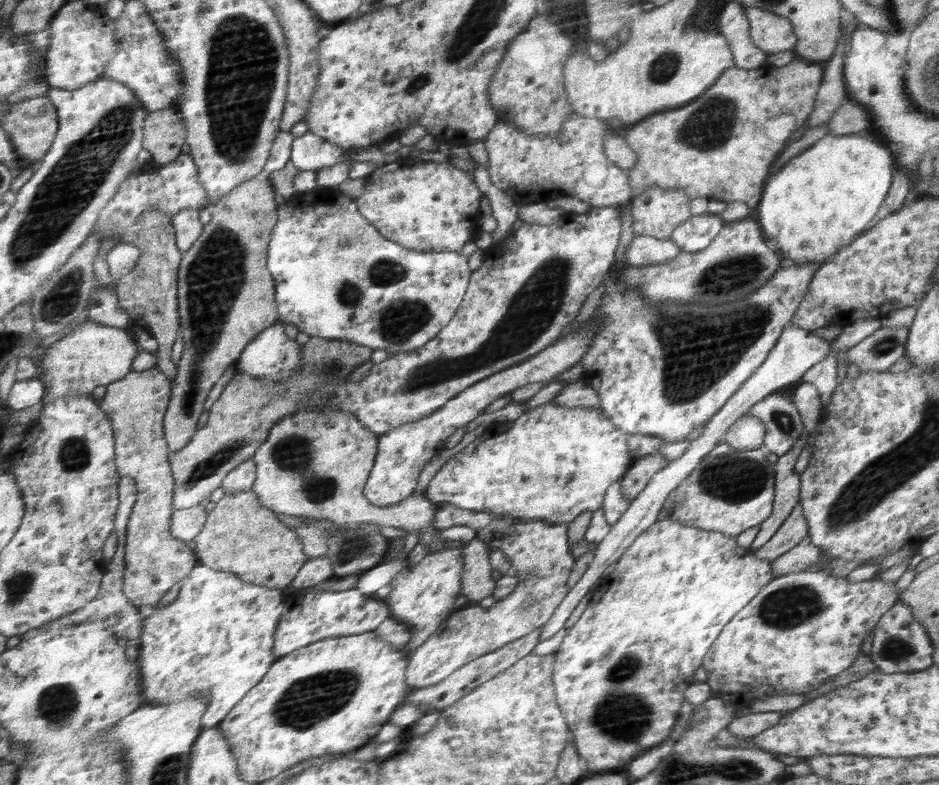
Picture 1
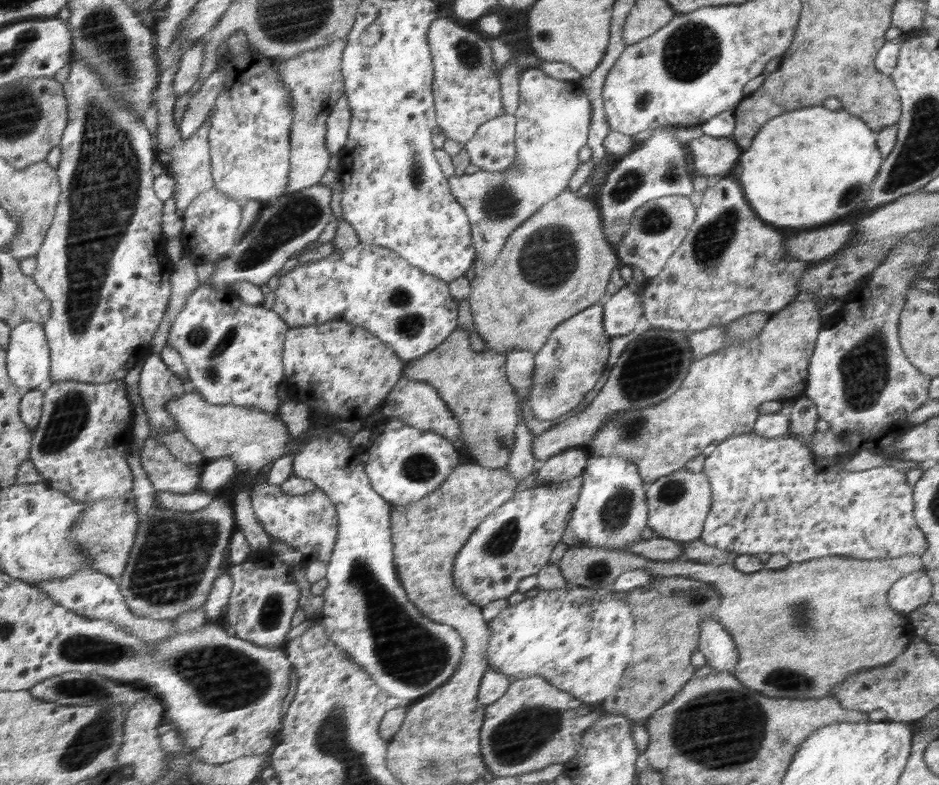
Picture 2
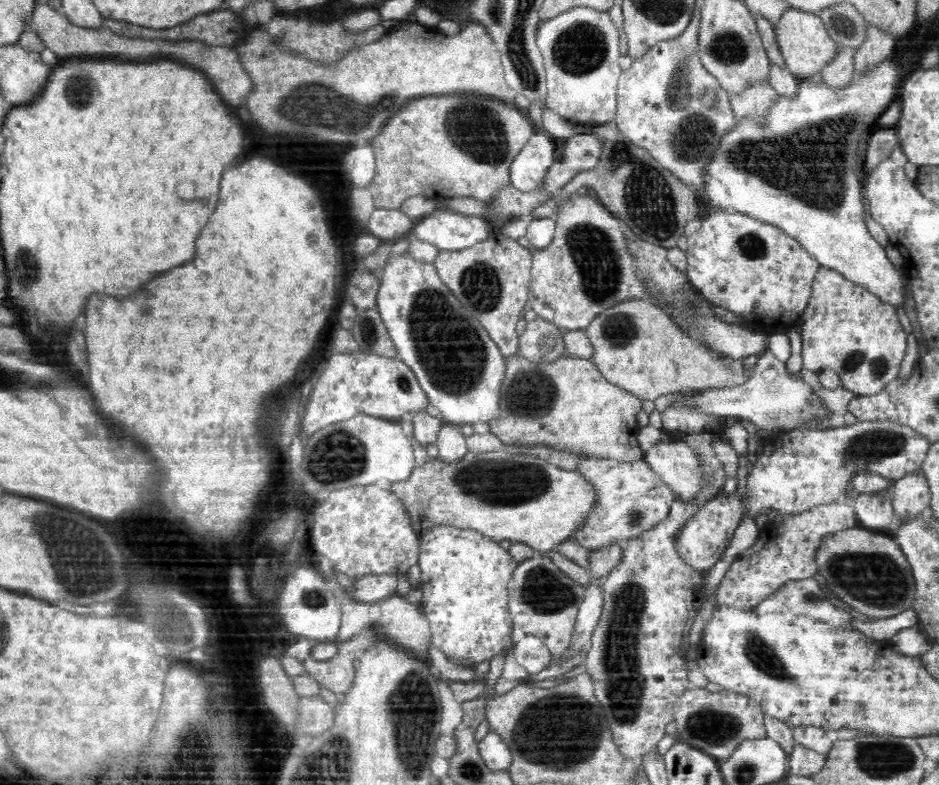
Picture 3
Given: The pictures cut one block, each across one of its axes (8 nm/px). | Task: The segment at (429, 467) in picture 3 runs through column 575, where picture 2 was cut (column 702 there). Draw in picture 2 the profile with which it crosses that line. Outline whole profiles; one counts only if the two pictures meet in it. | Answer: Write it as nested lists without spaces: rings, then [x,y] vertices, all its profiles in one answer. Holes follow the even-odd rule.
[[[681,469],[647,484],[648,525],[655,535],[678,543],[696,540],[702,535],[712,505],[712,492],[704,472]]]

